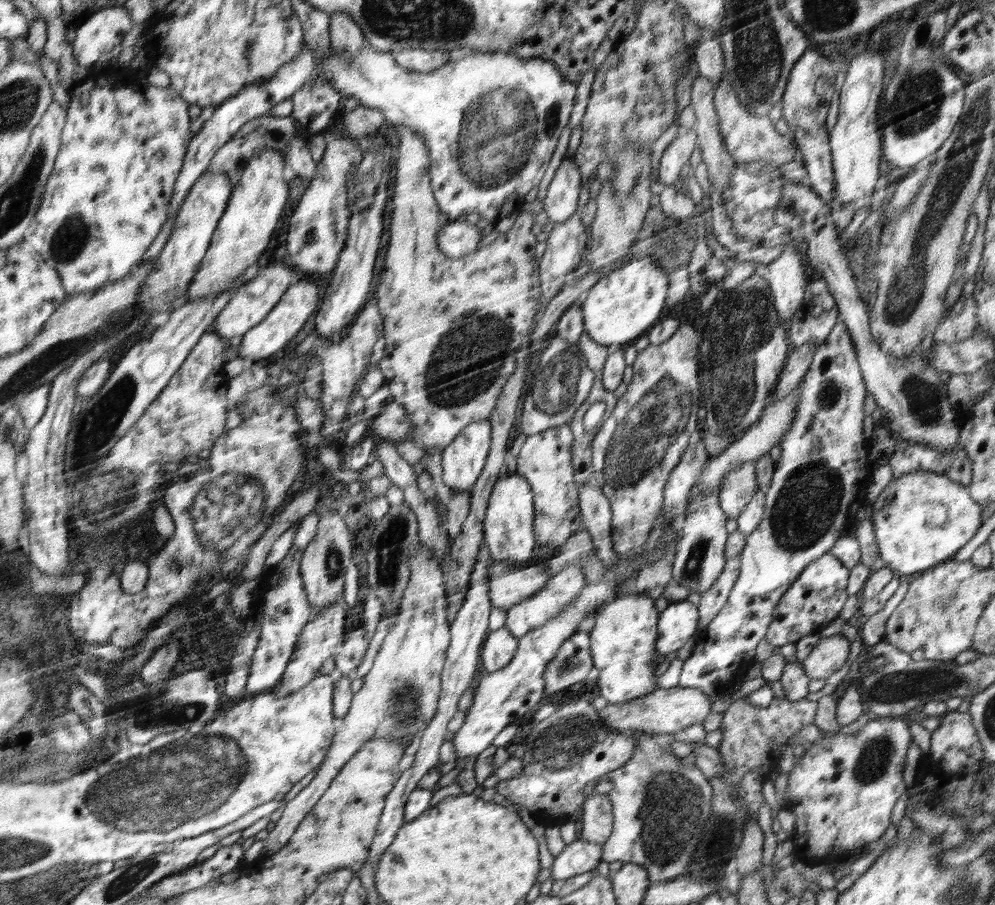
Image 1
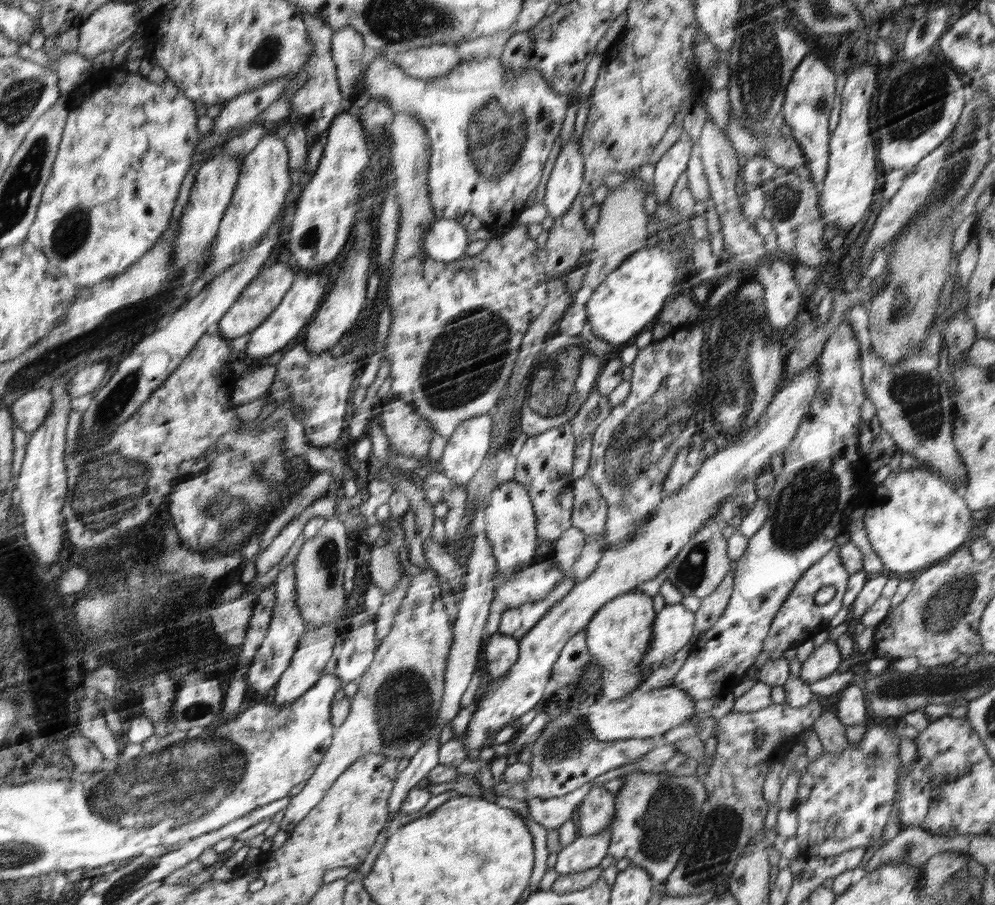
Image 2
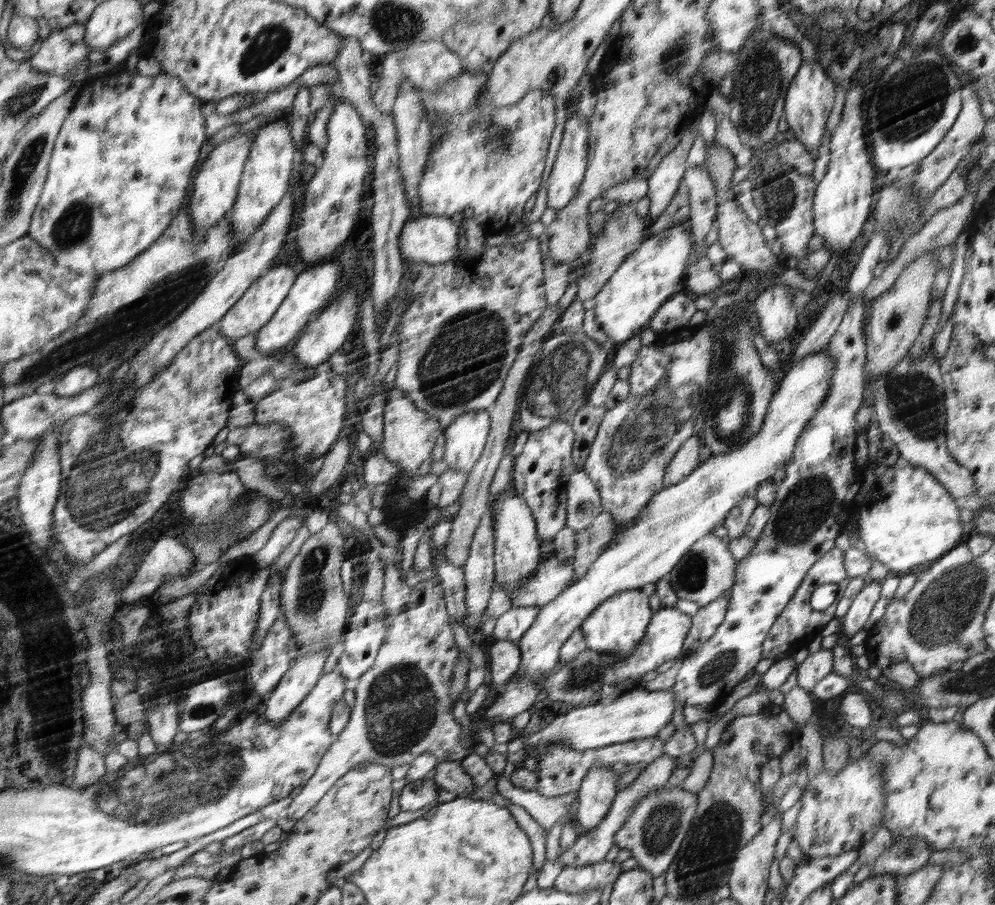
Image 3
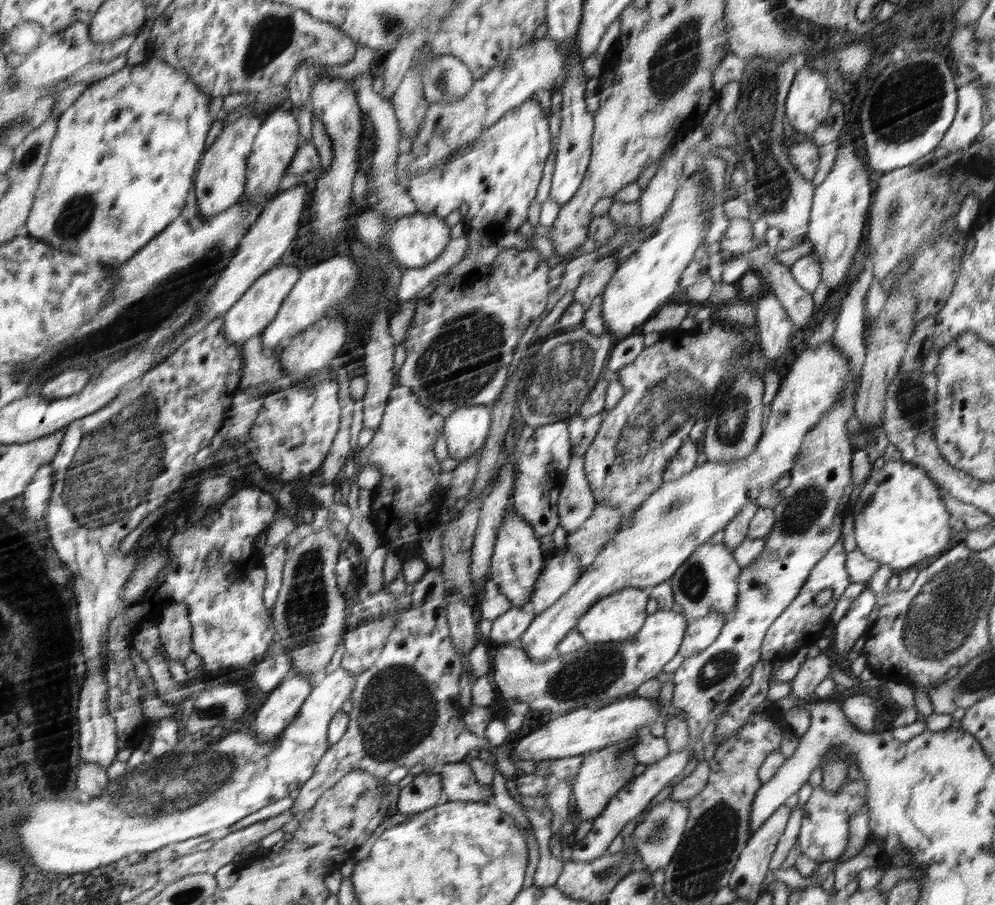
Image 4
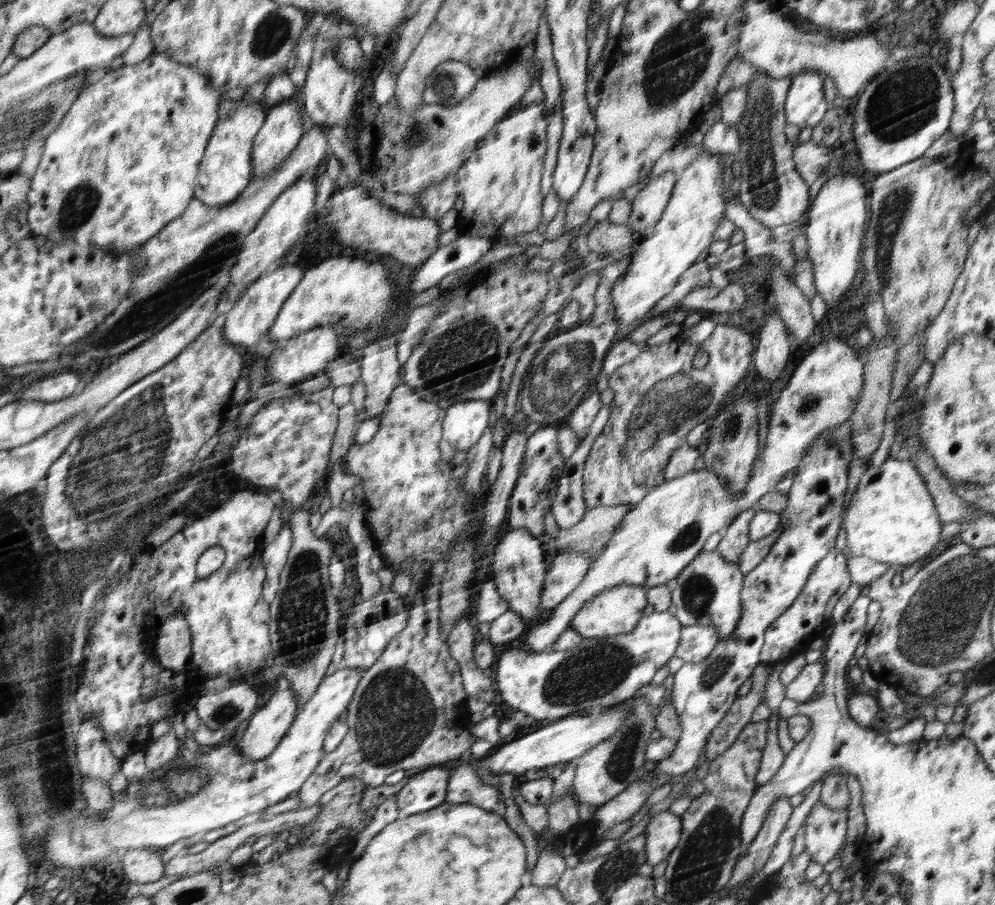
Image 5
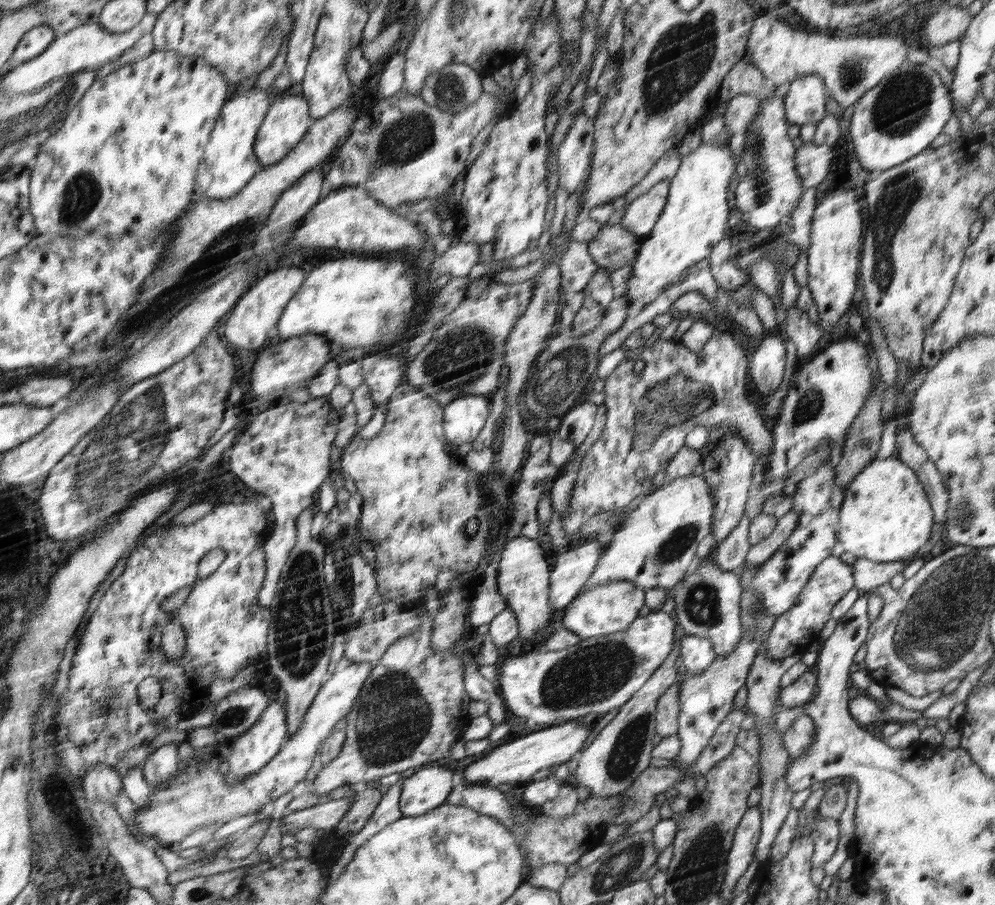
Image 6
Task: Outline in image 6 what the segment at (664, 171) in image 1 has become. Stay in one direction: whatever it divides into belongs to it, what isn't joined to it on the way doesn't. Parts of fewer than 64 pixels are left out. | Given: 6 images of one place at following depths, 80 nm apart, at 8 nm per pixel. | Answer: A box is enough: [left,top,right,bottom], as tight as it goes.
[619,178,670,240]

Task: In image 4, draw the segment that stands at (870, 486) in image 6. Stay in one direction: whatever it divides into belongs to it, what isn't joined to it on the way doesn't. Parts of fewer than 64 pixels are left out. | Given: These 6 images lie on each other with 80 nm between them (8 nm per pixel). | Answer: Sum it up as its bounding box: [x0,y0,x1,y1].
[850,461,954,572]

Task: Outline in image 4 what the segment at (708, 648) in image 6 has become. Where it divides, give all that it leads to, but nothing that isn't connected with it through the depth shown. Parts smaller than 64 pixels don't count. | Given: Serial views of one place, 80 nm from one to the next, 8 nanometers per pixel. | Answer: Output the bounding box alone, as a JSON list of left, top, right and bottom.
[663,609,725,672]

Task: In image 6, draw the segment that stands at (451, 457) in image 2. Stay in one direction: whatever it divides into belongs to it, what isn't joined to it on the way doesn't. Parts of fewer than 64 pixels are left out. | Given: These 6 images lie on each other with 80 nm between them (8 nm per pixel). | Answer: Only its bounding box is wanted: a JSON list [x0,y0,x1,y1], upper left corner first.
[444,394,490,446]

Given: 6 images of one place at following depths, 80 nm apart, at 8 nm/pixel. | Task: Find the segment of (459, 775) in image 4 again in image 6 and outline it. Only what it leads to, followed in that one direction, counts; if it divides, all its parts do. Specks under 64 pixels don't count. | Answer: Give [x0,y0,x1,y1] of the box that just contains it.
[448,704,748,868]

